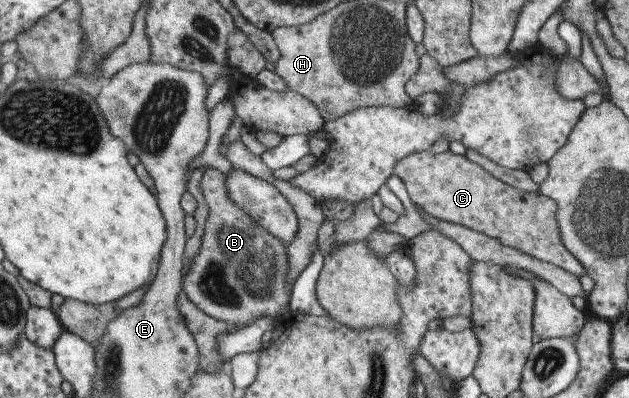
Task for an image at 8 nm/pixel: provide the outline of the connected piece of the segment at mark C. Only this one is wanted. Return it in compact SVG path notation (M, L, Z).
M427 150L413 155L409 154L397 164L394 173L405 182L414 203L436 218L482 233L499 241L501 245L564 269L575 277L585 273L584 267L577 261L577 258L573 257L573 254L569 253L569 250L562 244L556 220L556 203L543 196L541 192L522 192L513 189L513 186L489 175L480 165L468 160L465 156L453 154L451 151L434 154L431 150Z

